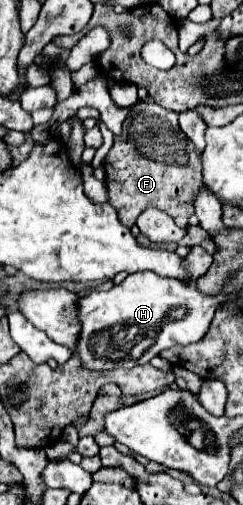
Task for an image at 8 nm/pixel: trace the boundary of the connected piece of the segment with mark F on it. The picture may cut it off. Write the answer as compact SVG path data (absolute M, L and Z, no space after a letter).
M137 103L127 115L121 135L115 137L103 169L109 203L117 209L119 221L125 227L133 227L139 213L147 207L157 207L169 213L175 225L187 227L193 213L191 193L201 183L201 157L179 129L175 111L163 109L157 103Z

